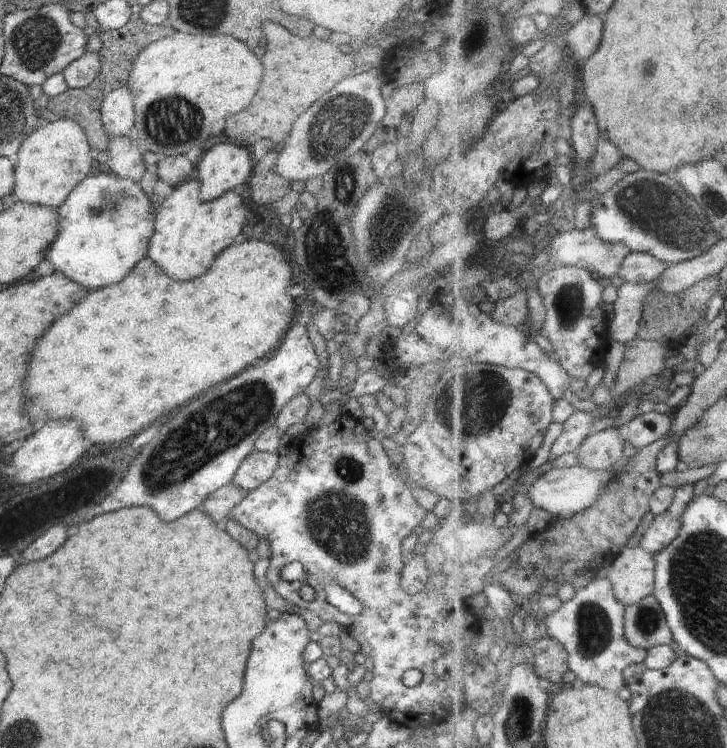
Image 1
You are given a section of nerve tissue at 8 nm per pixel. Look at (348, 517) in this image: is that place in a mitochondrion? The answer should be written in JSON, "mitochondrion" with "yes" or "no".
{"mitochondrion":"yes"}

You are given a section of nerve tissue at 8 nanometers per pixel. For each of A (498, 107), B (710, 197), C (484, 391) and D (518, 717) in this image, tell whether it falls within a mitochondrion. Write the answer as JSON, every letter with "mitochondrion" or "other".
{"A":"other","B":"mitochondrion","C":"mitochondrion","D":"mitochondrion"}

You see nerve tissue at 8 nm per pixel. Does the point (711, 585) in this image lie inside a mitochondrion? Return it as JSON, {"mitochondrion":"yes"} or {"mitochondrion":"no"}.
{"mitochondrion":"yes"}

